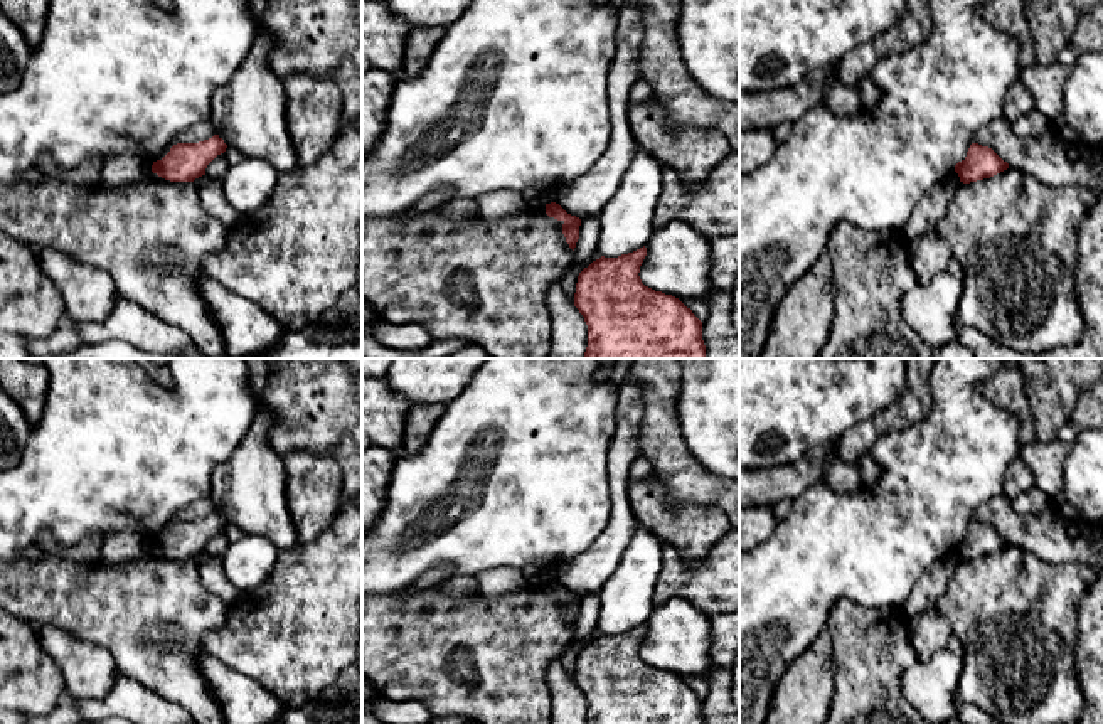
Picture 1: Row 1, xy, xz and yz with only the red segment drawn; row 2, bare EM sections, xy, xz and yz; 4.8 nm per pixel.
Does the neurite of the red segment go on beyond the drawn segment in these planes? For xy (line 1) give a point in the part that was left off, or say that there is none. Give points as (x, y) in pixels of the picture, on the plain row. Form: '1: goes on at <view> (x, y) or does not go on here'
1: does not go on here

